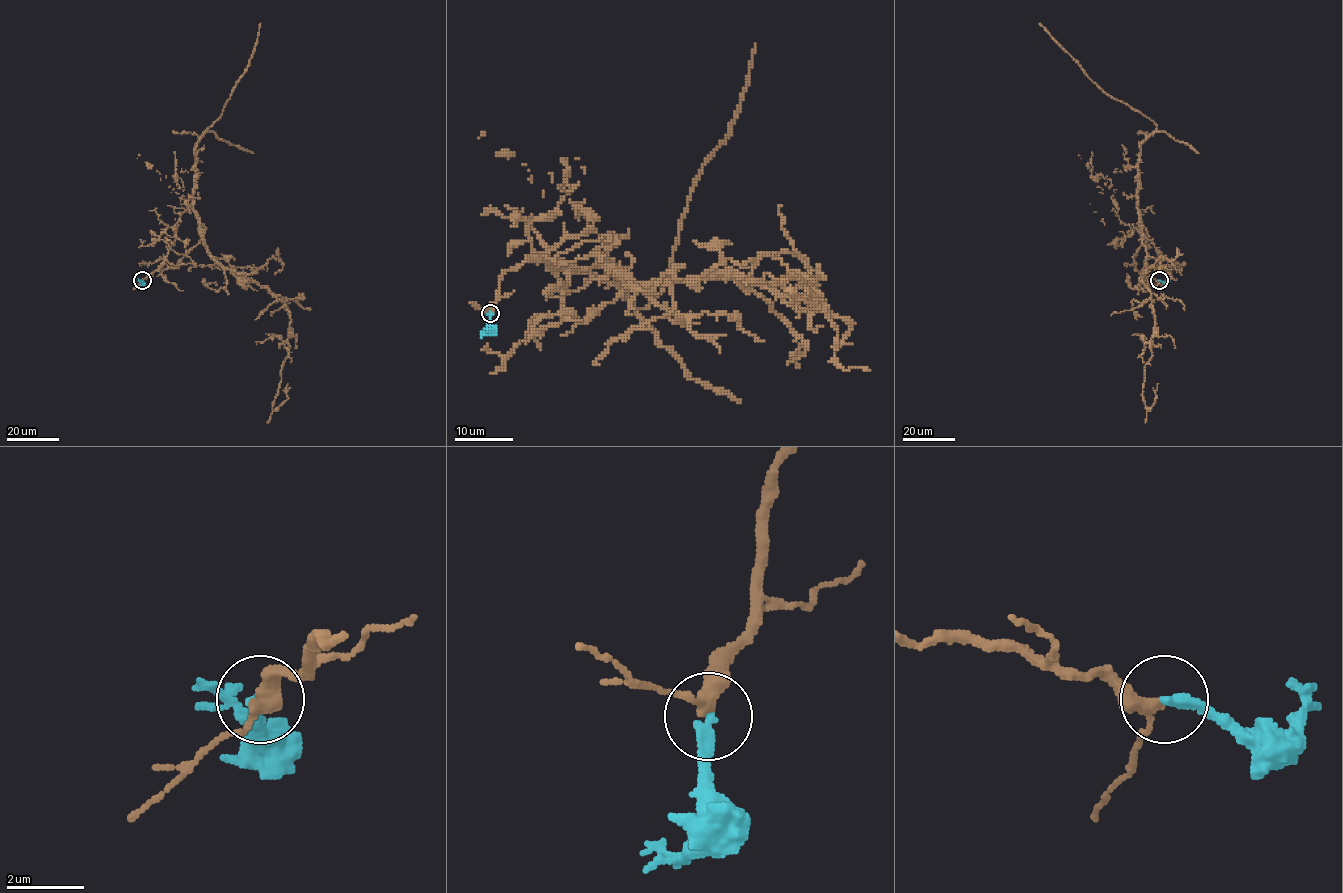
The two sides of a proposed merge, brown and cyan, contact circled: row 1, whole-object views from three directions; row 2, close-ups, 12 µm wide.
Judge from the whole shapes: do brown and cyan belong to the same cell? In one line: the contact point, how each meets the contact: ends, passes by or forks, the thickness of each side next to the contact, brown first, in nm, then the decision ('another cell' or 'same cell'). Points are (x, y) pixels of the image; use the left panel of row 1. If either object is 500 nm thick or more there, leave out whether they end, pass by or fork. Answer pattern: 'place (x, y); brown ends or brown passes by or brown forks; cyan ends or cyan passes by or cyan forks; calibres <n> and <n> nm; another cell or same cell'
place (142, 280); brown passes by; cyan ends; calibres 320 and 320 nm; same cell

